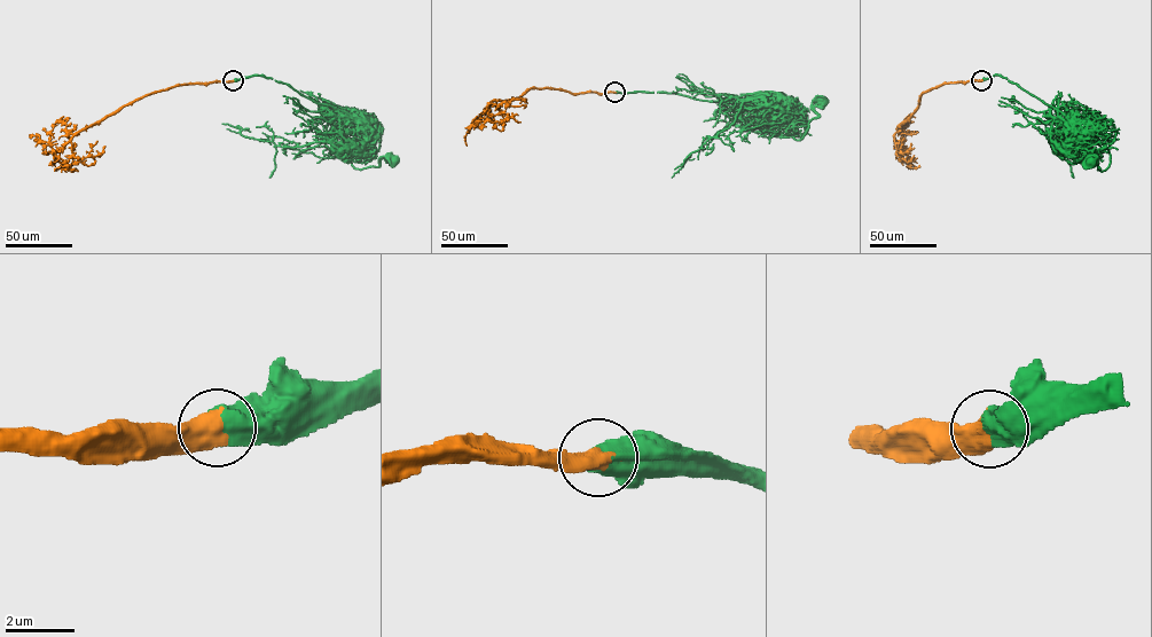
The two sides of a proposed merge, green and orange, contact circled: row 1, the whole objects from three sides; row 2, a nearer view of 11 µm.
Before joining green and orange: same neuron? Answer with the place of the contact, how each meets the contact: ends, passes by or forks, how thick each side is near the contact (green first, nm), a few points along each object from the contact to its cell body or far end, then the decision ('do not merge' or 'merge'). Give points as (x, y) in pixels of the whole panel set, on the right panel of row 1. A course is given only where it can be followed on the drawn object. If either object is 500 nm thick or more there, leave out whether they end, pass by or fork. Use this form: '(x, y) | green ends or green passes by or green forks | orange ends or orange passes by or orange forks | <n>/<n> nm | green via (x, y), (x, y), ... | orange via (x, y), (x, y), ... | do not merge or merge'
(981, 80) | 750/650 nm | green via (982, 80), (1001, 76), (1039, 99), (1073, 147), (1104, 138), (1111, 163), (1102, 171), (1090, 162) | orange via (981, 80), (945, 83), (919, 95), (914, 112), (898, 125), (894, 136), (910, 167), (919, 166) | merge

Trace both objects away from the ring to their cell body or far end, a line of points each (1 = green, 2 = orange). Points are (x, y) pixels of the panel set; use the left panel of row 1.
1: (233, 80), (265, 76), (318, 102), (347, 142), (361, 146), (342, 133), (353, 142), (355, 168), (394, 159)
2: (233, 80), (182, 84), (156, 91), (83, 128), (55, 154), (62, 165), (72, 171), (77, 170)

